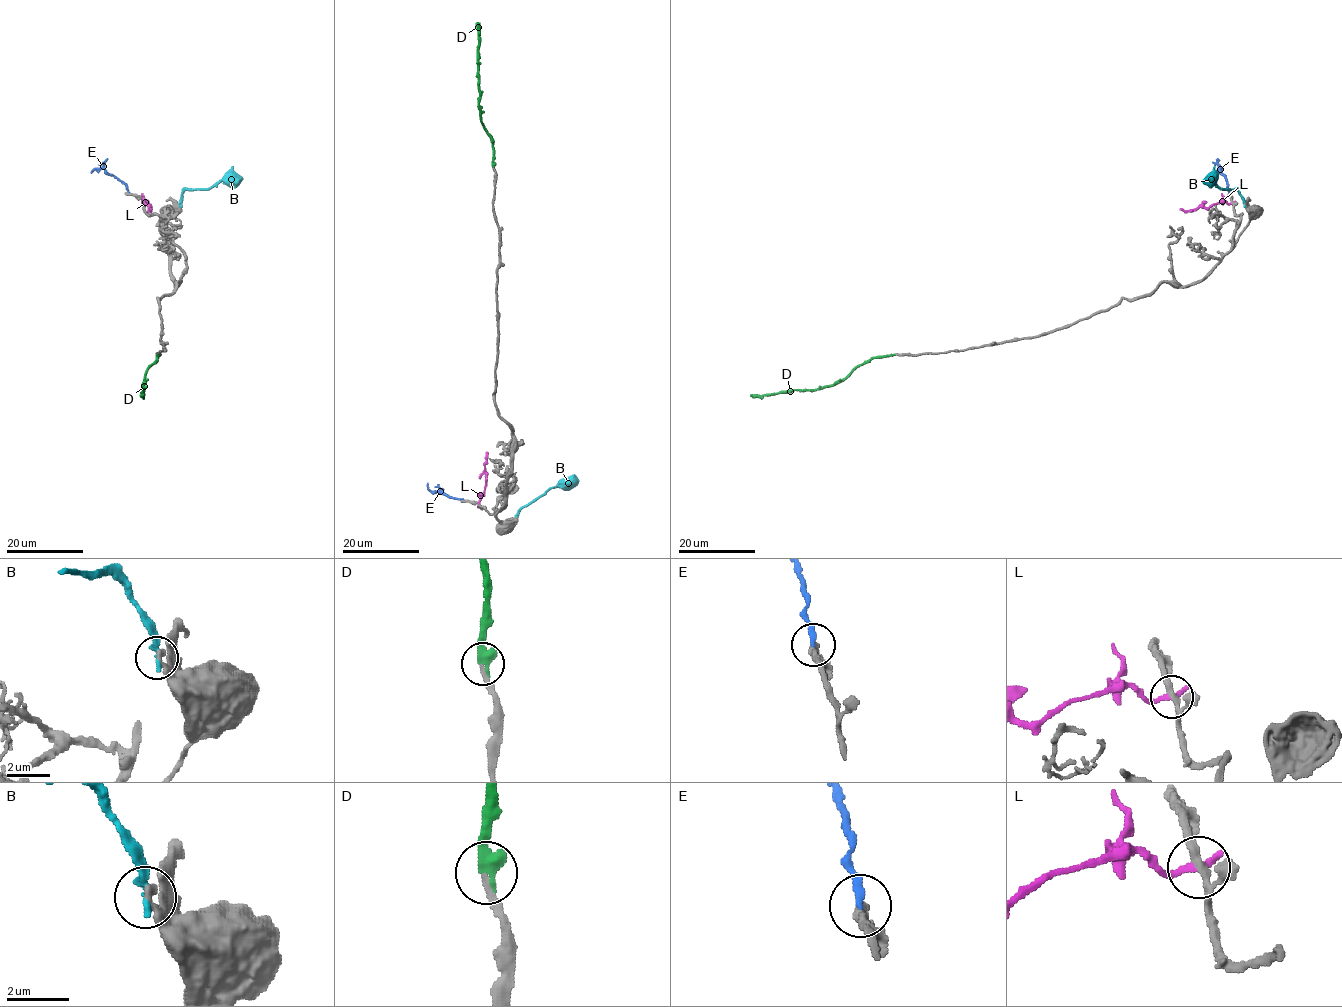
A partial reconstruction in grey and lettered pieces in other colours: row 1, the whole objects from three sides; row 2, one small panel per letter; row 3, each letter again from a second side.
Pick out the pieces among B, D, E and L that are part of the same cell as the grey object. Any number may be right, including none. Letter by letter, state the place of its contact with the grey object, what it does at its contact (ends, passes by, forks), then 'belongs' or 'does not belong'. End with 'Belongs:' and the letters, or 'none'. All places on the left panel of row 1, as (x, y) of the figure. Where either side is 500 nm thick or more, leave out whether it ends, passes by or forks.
B: (180, 204) | it ends | does not belong
D: (157, 355) | it ends | belongs
E: (129, 193) | it ends | does not belong
L: (142, 203) | it ends | does not belong
Belongs: D

